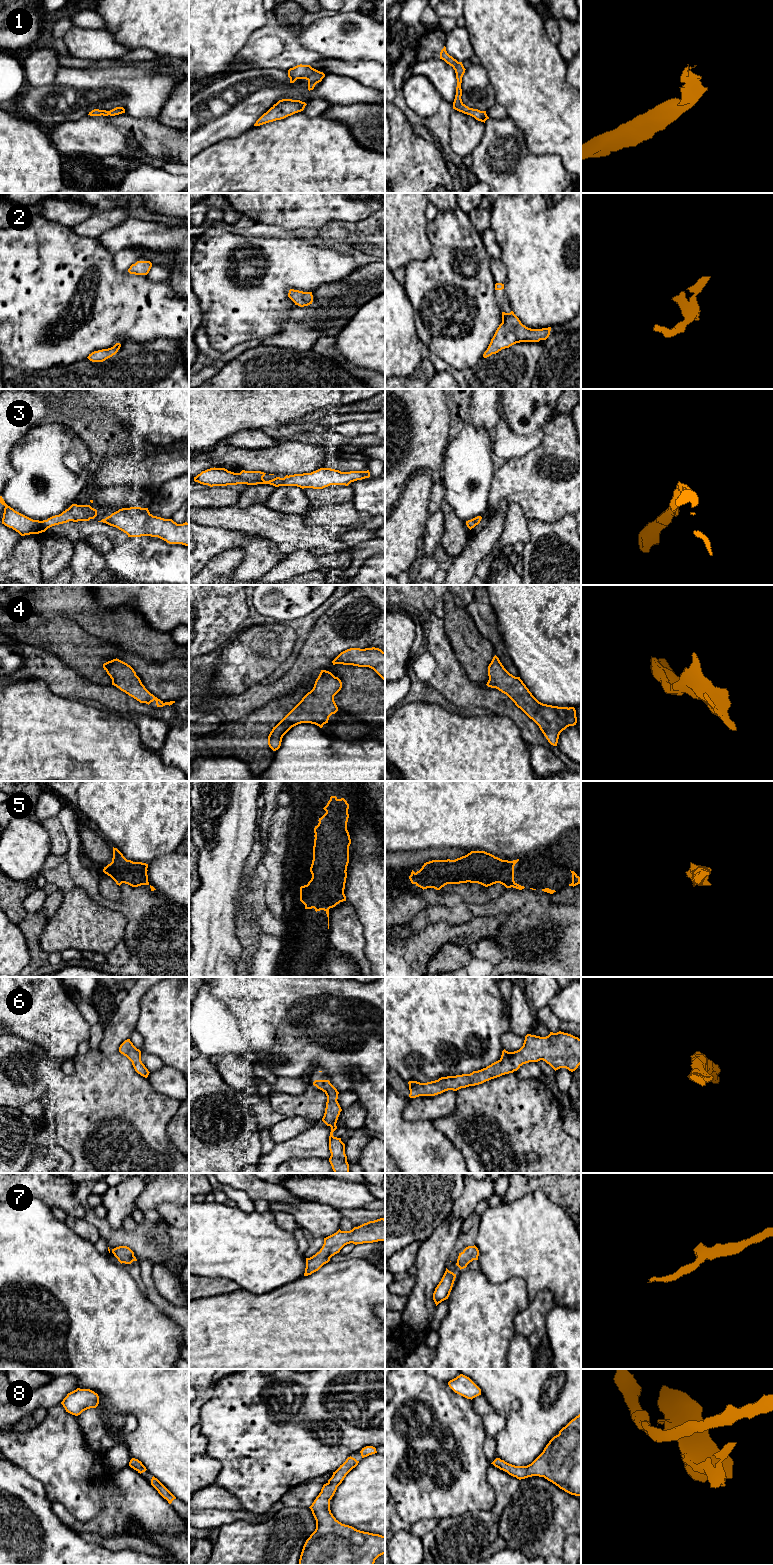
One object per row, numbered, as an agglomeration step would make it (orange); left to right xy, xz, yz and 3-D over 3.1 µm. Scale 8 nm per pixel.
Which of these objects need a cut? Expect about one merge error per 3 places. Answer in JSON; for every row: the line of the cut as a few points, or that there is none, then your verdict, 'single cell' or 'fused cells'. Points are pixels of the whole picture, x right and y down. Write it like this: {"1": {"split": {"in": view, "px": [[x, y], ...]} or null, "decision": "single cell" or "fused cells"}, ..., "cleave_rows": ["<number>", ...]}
{"1": {"split": null, "decision": "single cell"}, "2": {"split": null, "decision": "single cell"}, "3": {"split": null, "decision": "single cell"}, "4": {"split": null, "decision": "single cell"}, "5": {"split": null, "decision": "single cell"}, "6": {"split": null, "decision": "single cell"}, "7": {"split": null, "decision": "single cell"}, "8": {"split": null, "decision": "single cell"}, "cleave_rows": []}

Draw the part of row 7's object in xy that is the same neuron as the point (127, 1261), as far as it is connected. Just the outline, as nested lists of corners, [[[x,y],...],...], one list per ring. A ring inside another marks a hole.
[[[127,1246],[116,1247],[112,1249],[112,1253],[121,1264],[131,1264],[133,1261],[137,1261],[134,1252]]]

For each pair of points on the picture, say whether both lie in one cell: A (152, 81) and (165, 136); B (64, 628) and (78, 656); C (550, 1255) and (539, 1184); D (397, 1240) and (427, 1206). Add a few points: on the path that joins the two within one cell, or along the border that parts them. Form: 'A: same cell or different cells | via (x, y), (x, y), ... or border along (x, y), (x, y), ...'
A: different cells | border along (131, 115), (154, 118)
B: same cell | via (64, 635), (77, 649)
C: different cells | border along (518, 1198), (536, 1190), (541, 1190), (558, 1205)
D: same cell | via (401, 1232), (419, 1214)

